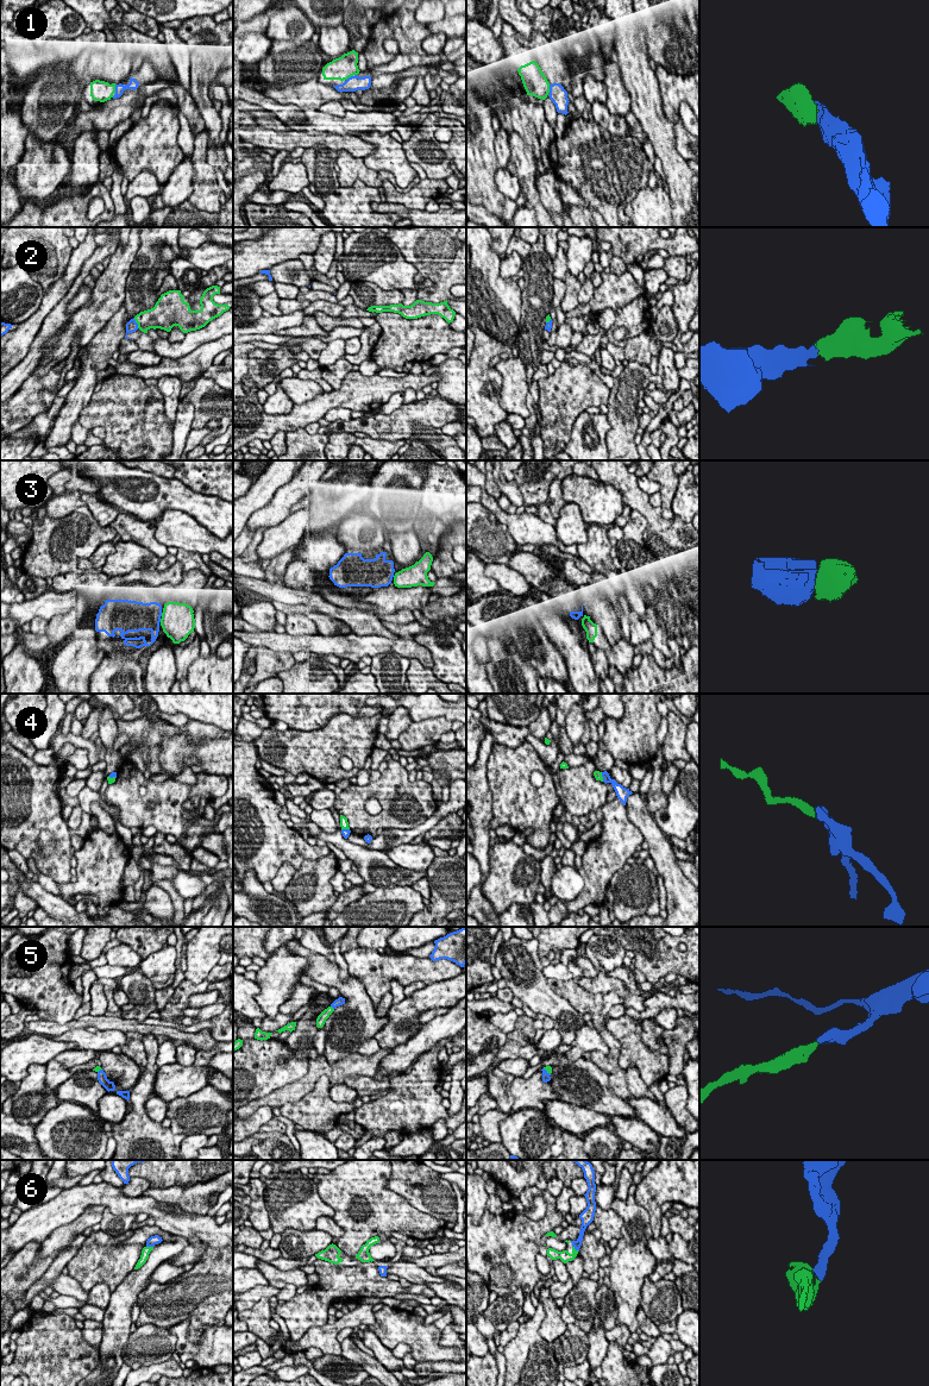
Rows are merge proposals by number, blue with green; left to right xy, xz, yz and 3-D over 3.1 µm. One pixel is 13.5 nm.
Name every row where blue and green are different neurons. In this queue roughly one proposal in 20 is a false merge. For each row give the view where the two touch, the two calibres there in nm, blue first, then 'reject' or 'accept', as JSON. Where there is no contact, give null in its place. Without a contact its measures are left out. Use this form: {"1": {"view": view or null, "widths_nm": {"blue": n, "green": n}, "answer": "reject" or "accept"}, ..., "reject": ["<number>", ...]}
{"1": {"view": "xy", "widths_nm": {"blue": 130, "green": 280}, "answer": "accept"}, "2": {"view": "xy", "widths_nm": {"blue": 160, "green": 280}, "answer": "accept"}, "3": {"view": "xy", "widths_nm": {"blue": 380, "green": 460}, "answer": "reject"}, "4": {"view": "yz", "widths_nm": {"blue": 100, "green": 100}, "answer": "accept"}, "5": {"view": "xz", "widths_nm": {"blue": 120, "green": 130}, "answer": "accept"}, "6": {"view": "yz", "widths_nm": {"blue": 100, "green": 160}, "answer": "accept"}, "reject": ["3"]}

